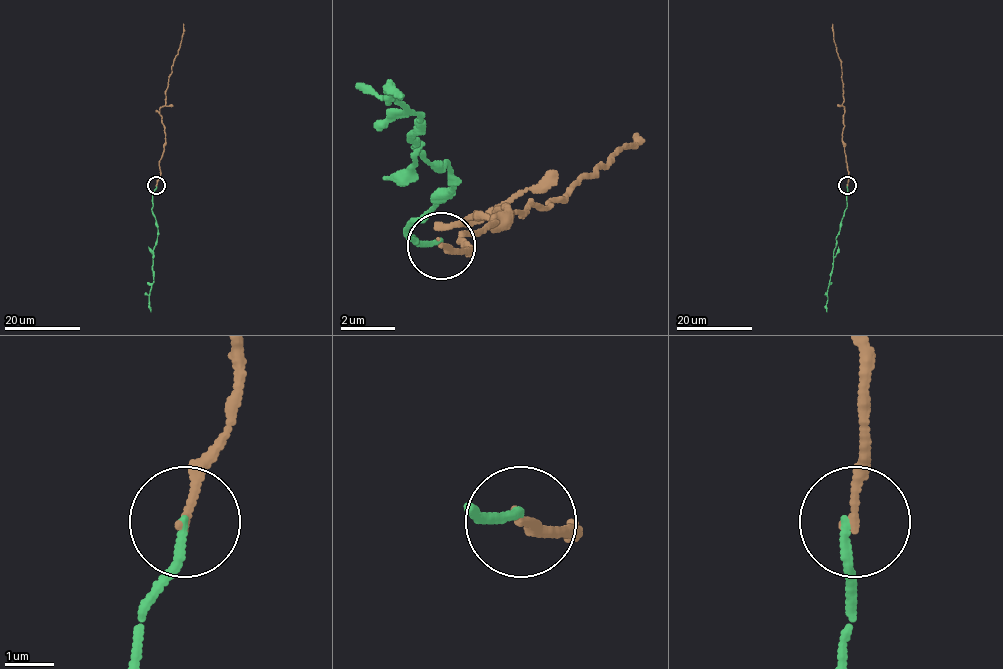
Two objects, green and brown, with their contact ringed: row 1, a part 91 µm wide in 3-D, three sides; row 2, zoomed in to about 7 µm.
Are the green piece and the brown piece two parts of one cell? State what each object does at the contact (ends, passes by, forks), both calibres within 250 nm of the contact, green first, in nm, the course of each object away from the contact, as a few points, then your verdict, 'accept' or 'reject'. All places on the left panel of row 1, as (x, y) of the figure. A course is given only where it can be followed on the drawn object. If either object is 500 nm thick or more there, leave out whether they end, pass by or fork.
green ends | brown ends | 160/160 nm | green via (156, 184), (151, 209), (158, 235), (153, 249), (150, 312) | brown via (156, 184), (165, 141), (160, 108), (165, 104), (165, 90), (183, 23) | reject

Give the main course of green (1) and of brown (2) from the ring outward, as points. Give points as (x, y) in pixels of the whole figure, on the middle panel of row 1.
1: (440, 240), (406, 234), (453, 173), (412, 145), (419, 118), (385, 105), (399, 98)
2: (440, 247), (467, 254), (460, 240), (507, 206), (467, 220), (548, 206), (636, 139)

